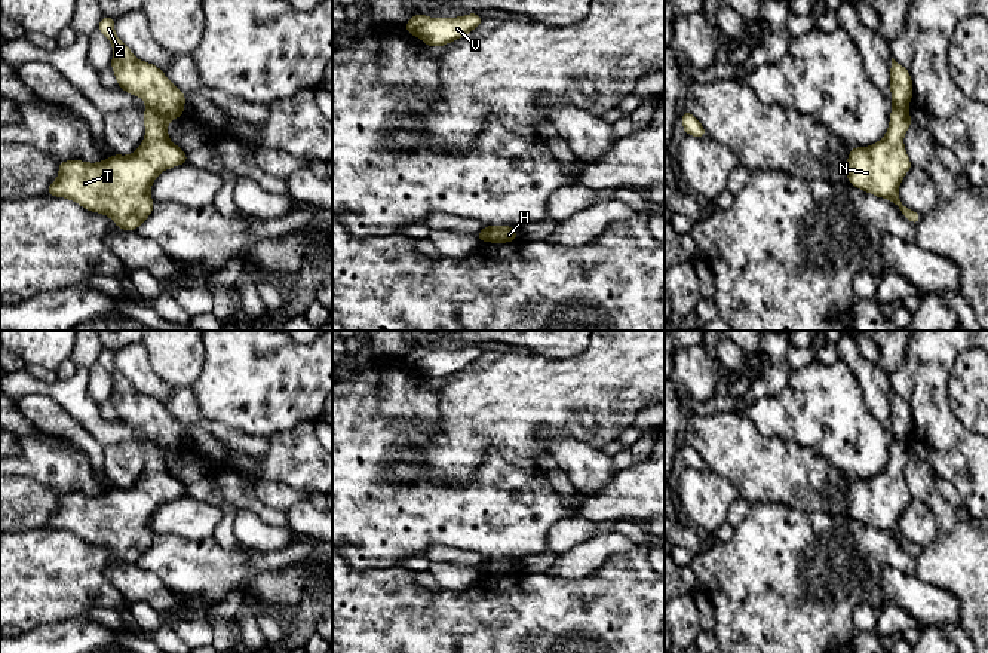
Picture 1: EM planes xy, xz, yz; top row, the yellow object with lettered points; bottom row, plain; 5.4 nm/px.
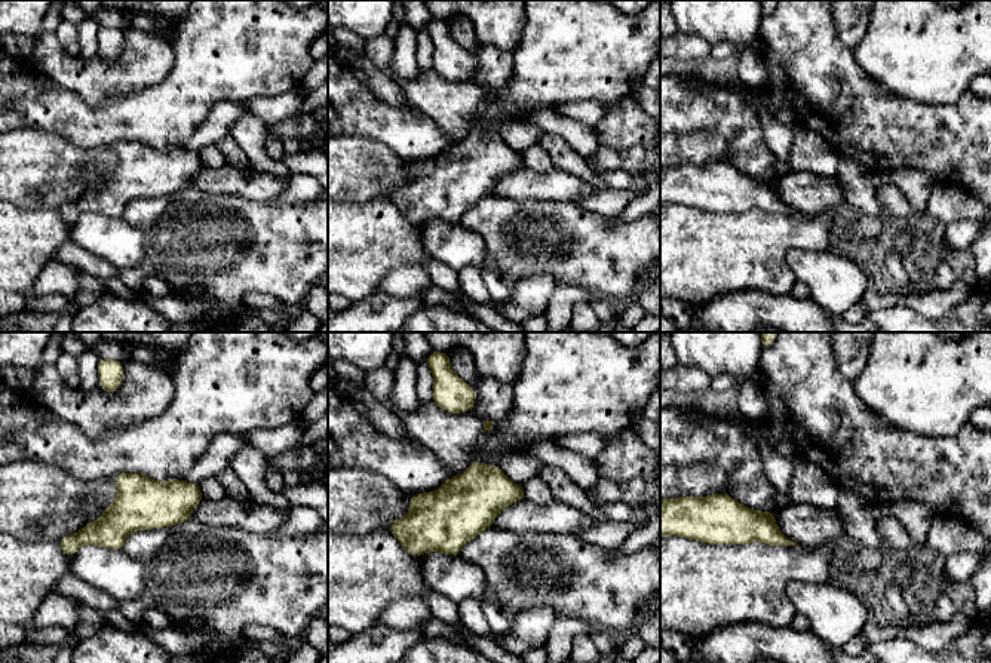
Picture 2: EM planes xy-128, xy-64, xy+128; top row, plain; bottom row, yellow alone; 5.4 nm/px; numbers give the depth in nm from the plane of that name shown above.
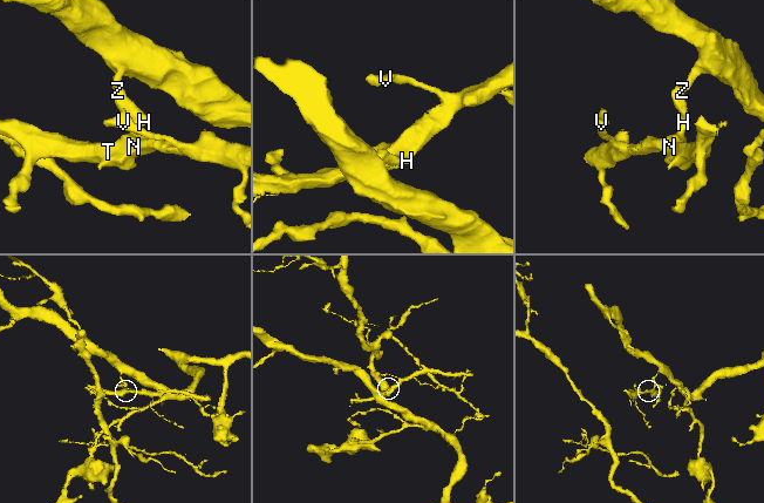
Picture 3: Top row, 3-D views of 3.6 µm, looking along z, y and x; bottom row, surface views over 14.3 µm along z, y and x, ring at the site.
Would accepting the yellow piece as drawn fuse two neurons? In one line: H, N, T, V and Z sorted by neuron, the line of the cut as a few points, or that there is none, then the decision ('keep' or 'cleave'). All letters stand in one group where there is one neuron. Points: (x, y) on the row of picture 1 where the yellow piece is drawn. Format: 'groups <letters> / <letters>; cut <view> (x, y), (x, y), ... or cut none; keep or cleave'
groups H Z / N T V; cut xy (147, 106), (166, 122); cleave

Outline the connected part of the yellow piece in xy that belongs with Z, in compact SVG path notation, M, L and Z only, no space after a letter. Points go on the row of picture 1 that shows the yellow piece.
M102 16L98 30L113 45L111 68L119 89L144 99L148 108L166 122L182 117L185 95L150 62L139 61L114 33L116 19Z

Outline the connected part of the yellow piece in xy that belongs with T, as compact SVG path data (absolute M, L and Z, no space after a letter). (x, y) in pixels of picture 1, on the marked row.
M153 108L144 111L145 138L129 156L113 154L89 163L59 162L59 177L46 194L65 197L90 212L105 214L122 230L136 230L151 214L150 187L156 177L188 159L168 137L168 122Z

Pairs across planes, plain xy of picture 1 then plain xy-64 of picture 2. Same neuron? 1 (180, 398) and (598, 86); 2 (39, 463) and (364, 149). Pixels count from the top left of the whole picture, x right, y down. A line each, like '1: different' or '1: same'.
1: different
2: different

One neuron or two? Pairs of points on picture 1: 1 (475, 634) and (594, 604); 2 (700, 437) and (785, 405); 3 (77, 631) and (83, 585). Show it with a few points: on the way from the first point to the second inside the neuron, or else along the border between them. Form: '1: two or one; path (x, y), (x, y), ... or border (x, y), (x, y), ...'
1: one; path (505, 634), (564, 632)
2: two; border (743, 411), (761, 434), (779, 438)
3: two; border (77, 616), (43, 624)

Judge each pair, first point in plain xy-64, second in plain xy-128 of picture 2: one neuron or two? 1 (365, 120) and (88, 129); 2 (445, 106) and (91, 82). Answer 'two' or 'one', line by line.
1: one
2: one

